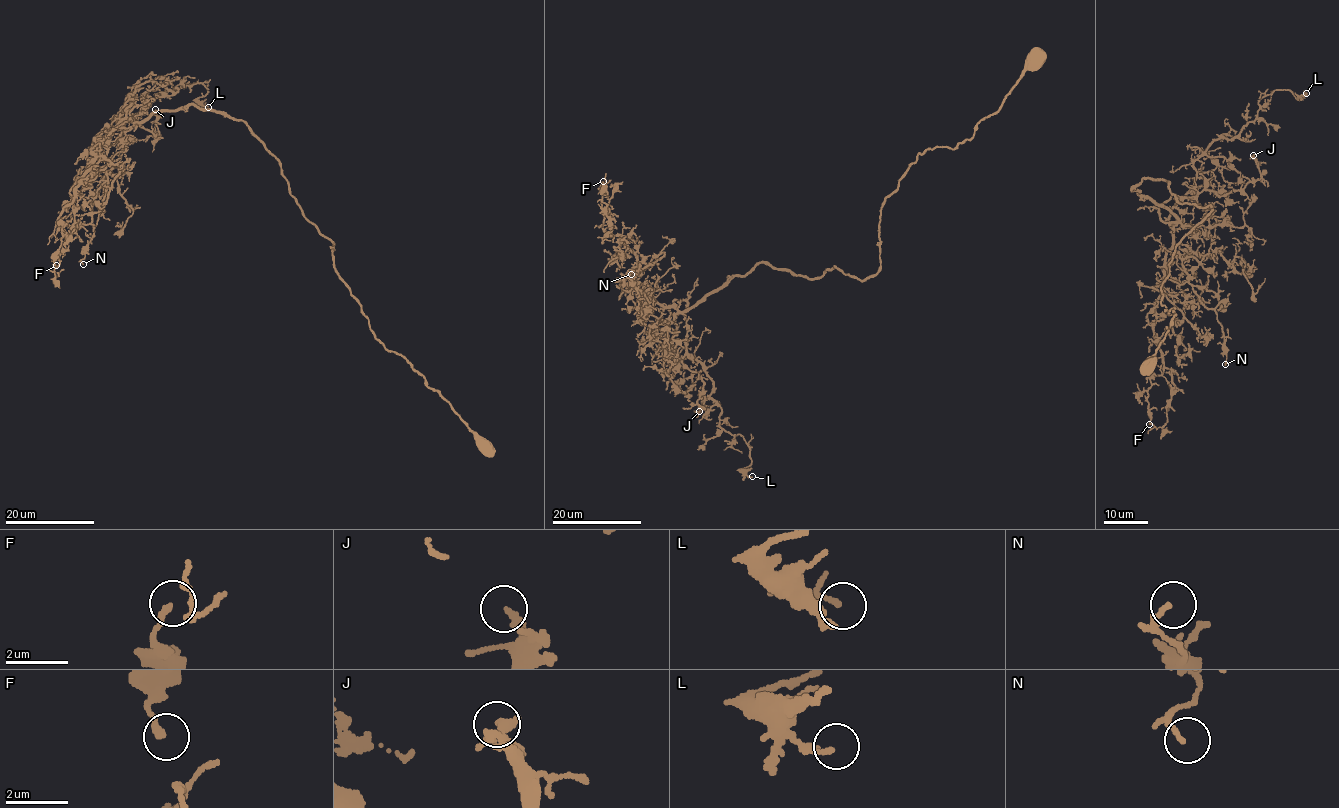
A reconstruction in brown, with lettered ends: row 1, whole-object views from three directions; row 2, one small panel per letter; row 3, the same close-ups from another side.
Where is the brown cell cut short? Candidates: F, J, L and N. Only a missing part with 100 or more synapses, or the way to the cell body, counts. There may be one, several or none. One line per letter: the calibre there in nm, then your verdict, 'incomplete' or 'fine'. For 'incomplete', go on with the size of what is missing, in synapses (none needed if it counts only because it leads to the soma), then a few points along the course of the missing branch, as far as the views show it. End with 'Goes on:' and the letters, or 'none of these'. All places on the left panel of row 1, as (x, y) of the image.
F: 130 nm thick; fine
J: 320 nm thick; fine
L: 120 nm thick; fine
N: 130 nm thick; fine
Goes on: none of these

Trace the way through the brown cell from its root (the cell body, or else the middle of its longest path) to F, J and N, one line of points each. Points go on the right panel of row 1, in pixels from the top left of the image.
F: (1147, 366), (1175, 315), (1161, 284), (1176, 243), (1212, 210), (1145, 177), (1132, 192), (1177, 217), (1149, 424)
J: (1147, 366), (1176, 243), (1211, 206), (1132, 188), (1173, 221), (1174, 195), (1259, 178), (1253, 155)
N: (1147, 366), (1176, 243), (1212, 210), (1145, 177), (1132, 192), (1177, 217), (1225, 364)

